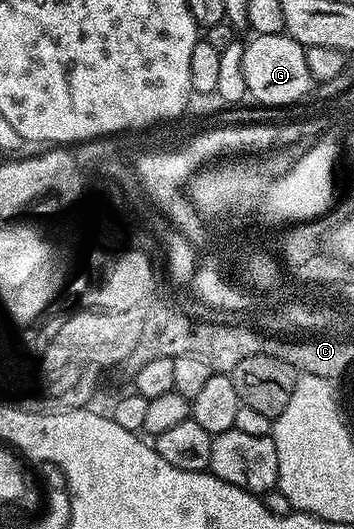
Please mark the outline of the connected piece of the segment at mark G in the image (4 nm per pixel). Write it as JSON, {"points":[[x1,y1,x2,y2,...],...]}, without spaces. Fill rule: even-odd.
{"points":[[286,32,258,34,249,39,242,56,242,72,246,72,248,98,253,103,273,108,292,108,295,102,300,102,308,93,313,93,314,83,310,68,306,68,306,52,301,42]]}

